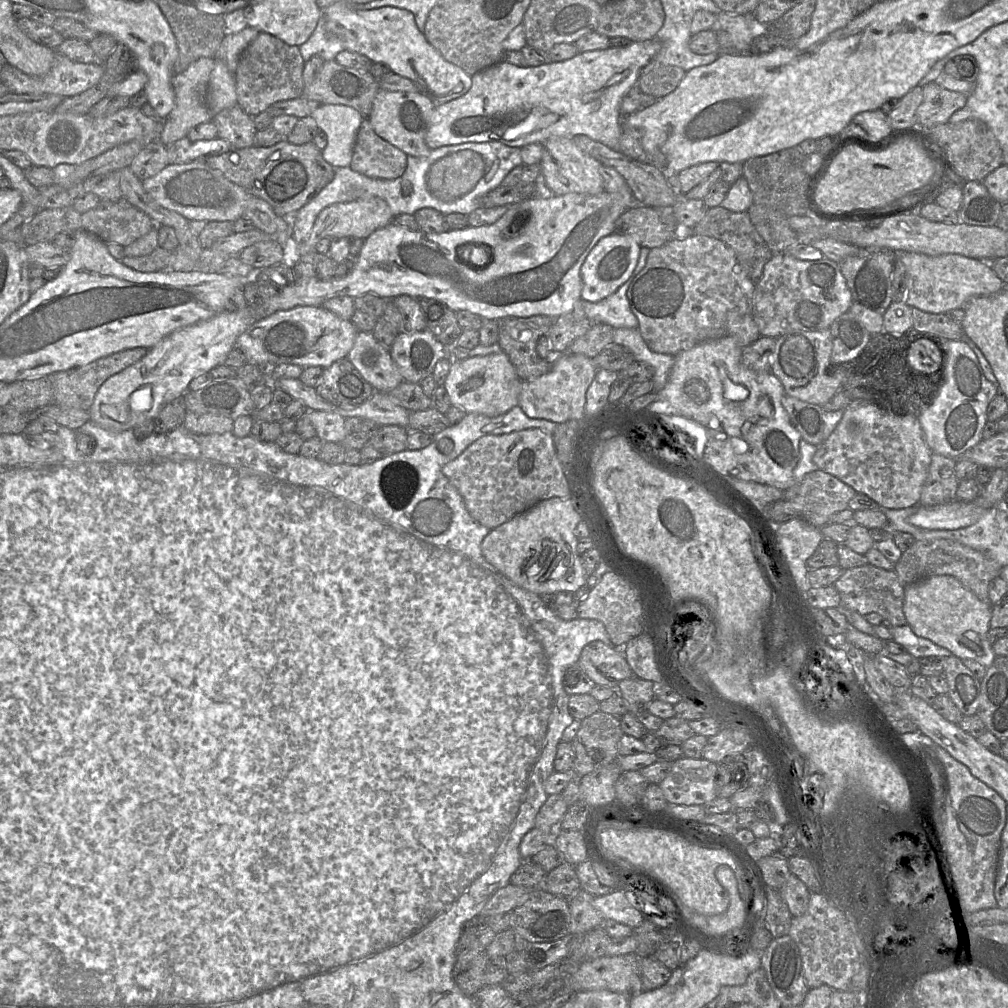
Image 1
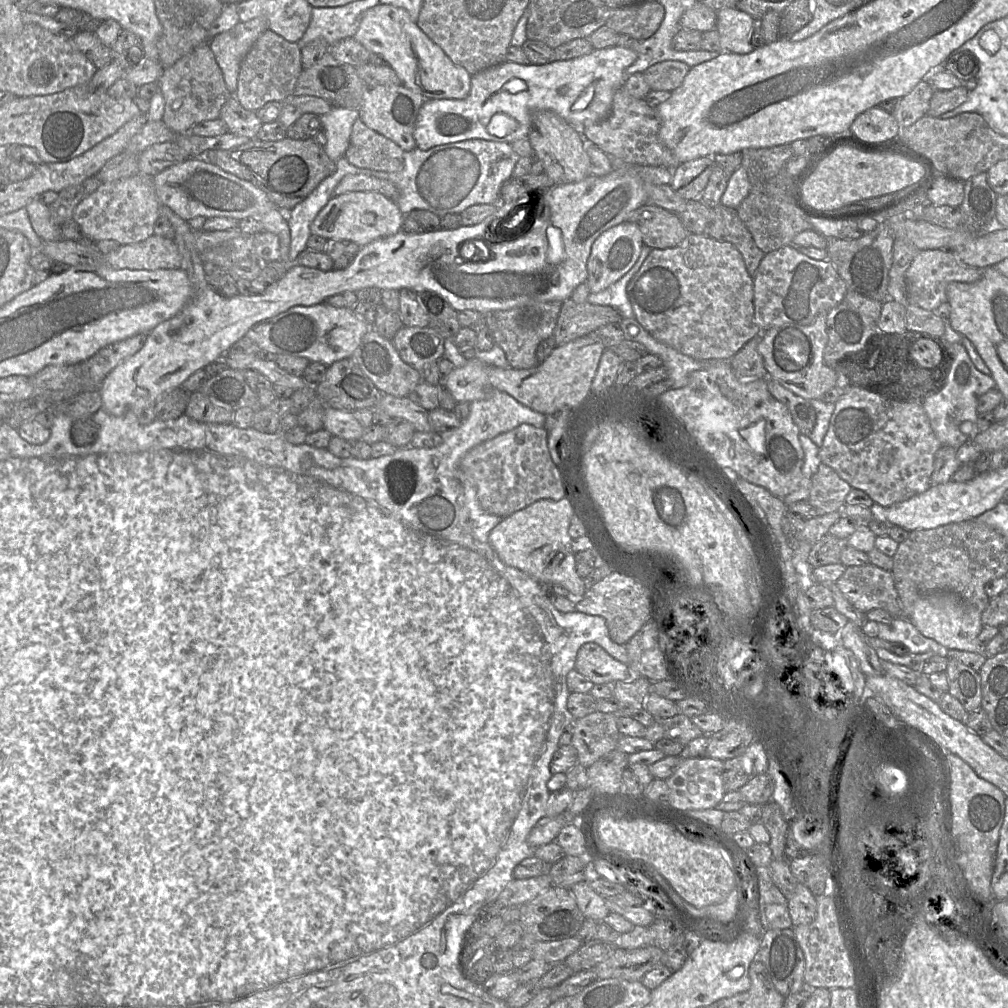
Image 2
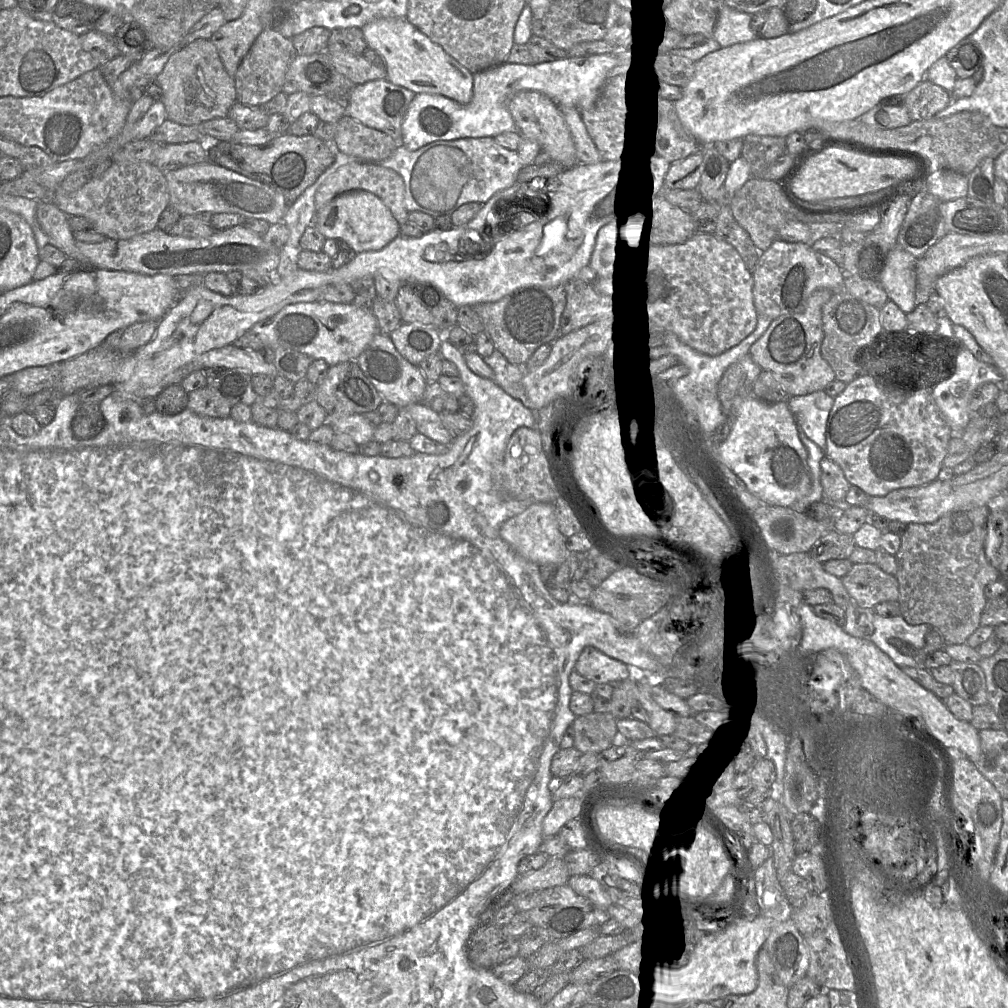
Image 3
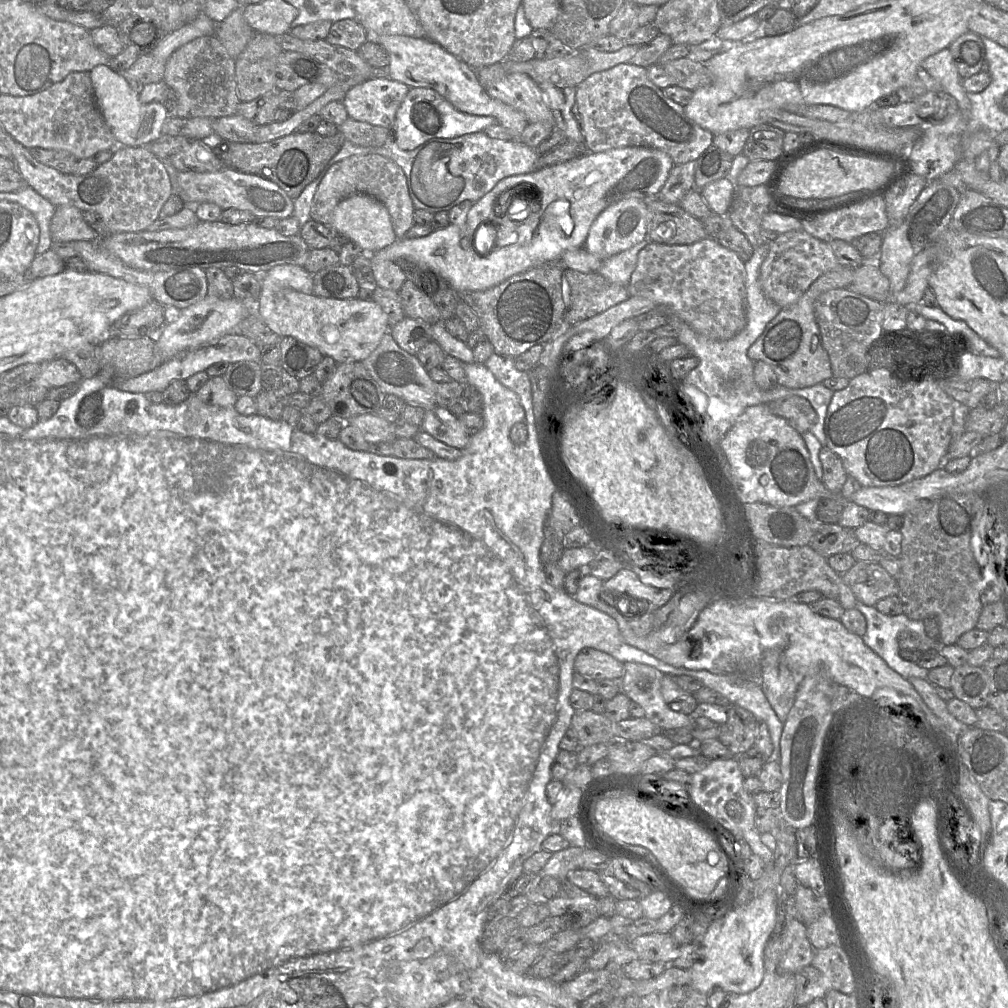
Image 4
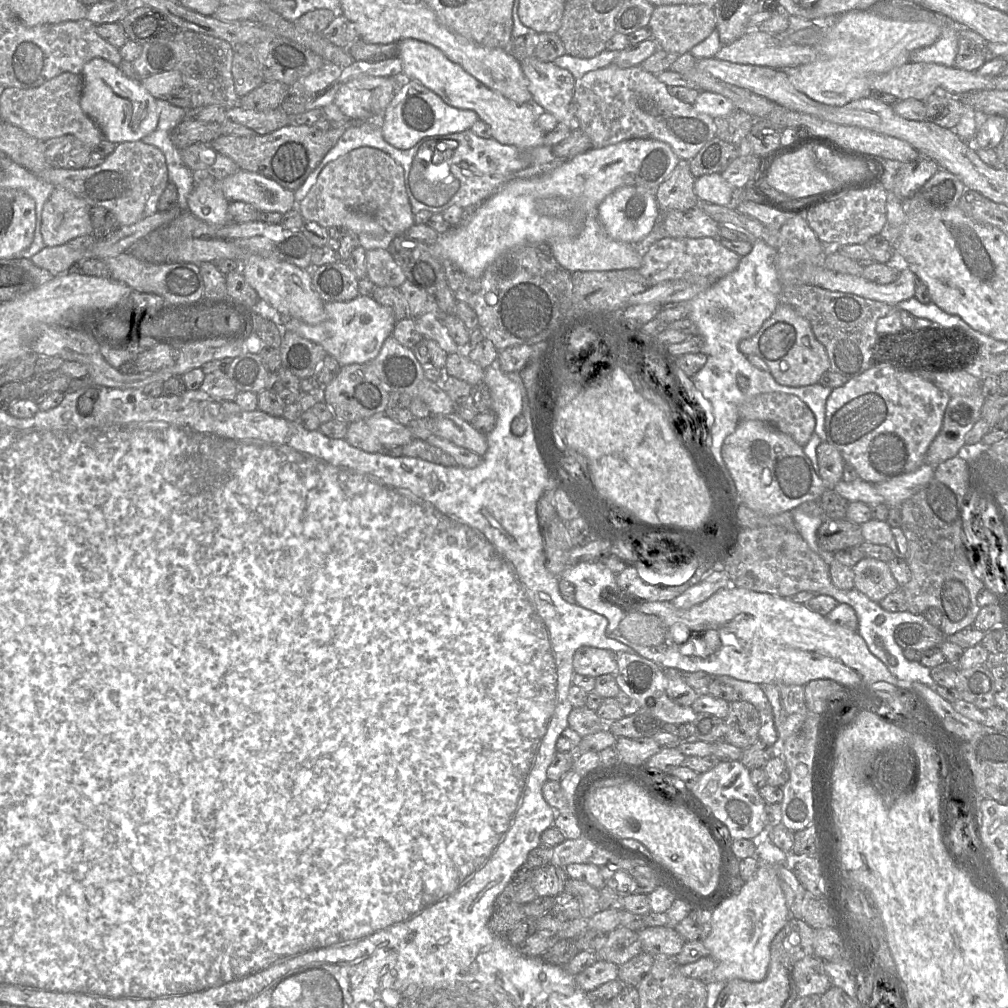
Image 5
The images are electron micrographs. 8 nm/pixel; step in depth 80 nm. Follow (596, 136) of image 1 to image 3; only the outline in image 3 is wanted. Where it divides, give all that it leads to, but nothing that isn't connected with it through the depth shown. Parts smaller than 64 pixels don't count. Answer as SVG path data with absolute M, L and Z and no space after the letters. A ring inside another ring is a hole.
M613 53L593 54L579 57L565 56L561 59L533 64L503 62L474 73L473 98L468 104L458 102L437 94L418 93L411 101L402 124L402 144L410 151L439 140L456 140L460 138L496 137L504 132L516 132L516 123L509 111L510 98L519 91L537 91L548 96L561 106L575 107L579 112L593 107L600 90L617 63Z

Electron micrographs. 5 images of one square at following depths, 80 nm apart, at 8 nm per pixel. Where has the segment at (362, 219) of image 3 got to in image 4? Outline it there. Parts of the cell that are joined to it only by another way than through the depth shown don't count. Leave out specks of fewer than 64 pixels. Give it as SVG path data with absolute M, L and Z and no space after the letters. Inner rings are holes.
M353 194L344 198L334 210L330 228L345 235L364 253L380 251L398 239L388 209L378 199L367 194Z

